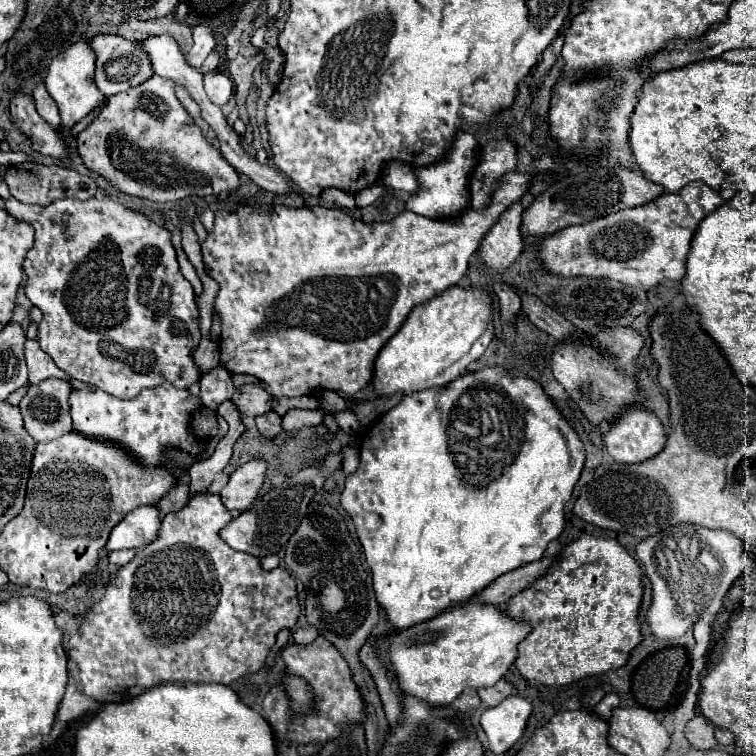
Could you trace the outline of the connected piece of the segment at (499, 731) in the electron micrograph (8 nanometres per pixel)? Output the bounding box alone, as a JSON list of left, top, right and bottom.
[480,695,532,755]

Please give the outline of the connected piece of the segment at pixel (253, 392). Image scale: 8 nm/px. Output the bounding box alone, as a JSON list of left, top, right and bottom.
[232,383,272,417]

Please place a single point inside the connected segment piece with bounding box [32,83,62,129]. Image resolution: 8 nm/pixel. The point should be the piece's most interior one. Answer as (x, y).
(45, 104)

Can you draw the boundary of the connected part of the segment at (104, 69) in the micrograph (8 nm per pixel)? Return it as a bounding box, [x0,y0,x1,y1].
[90,35,152,97]

